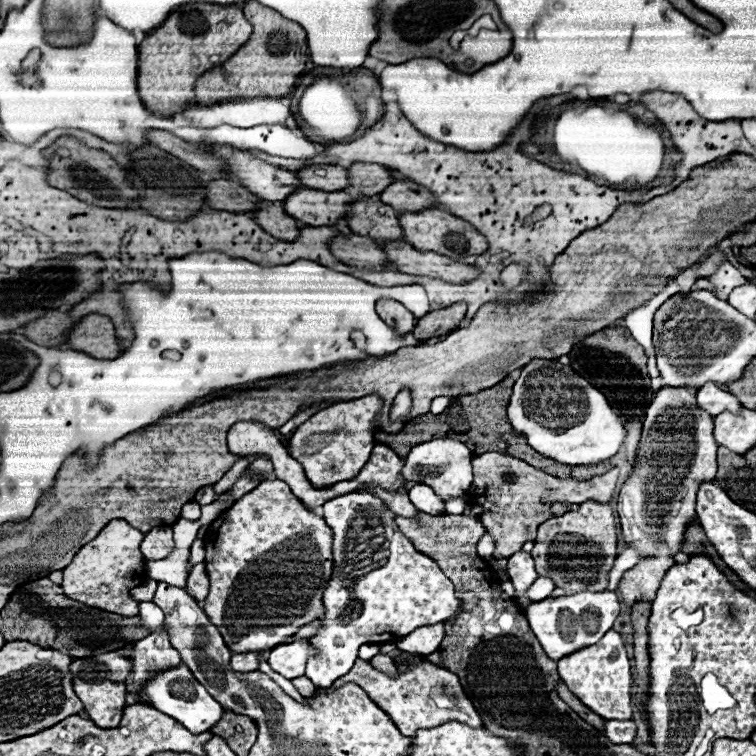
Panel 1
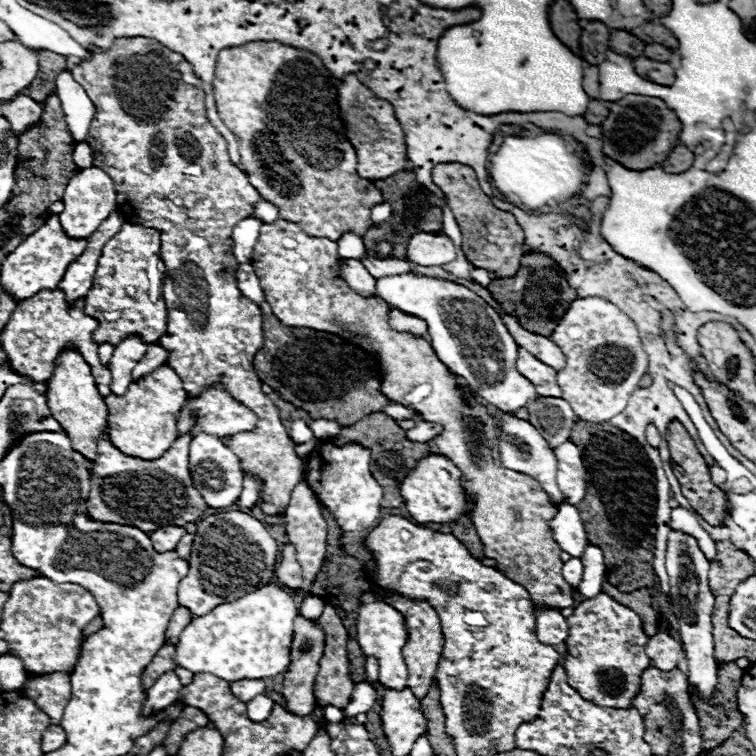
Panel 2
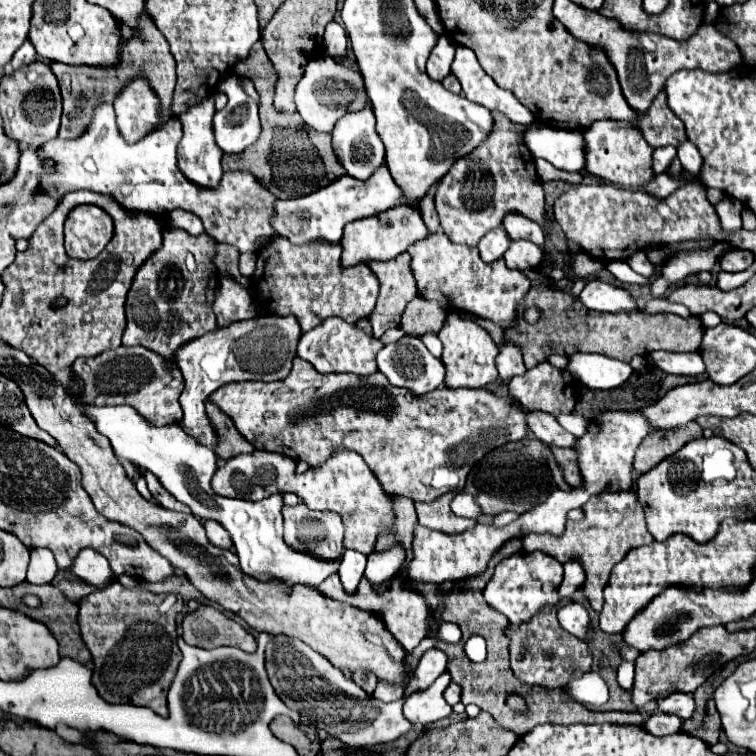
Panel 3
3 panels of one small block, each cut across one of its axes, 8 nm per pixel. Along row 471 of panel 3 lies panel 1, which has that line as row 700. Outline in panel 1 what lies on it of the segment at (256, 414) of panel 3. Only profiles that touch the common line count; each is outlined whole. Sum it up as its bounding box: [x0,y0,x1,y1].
[318,652,482,738]

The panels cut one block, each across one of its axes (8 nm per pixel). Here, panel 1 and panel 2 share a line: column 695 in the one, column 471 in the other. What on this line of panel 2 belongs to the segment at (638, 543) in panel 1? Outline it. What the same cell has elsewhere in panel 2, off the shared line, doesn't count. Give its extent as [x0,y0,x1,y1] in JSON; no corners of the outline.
[250,218,572,610]

